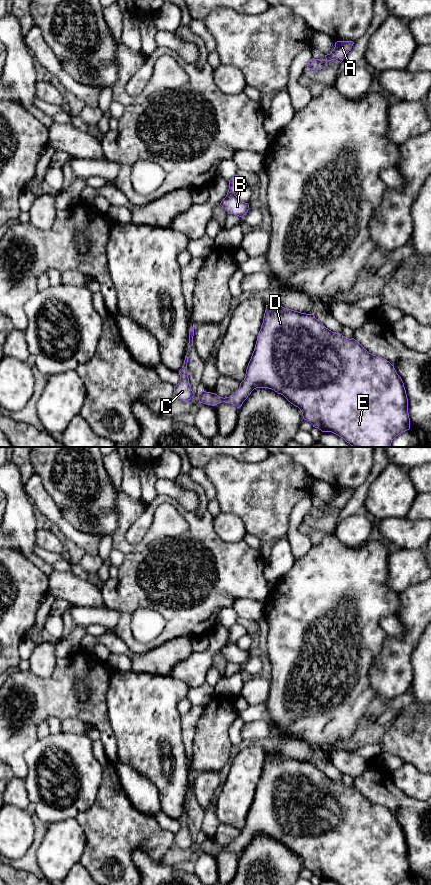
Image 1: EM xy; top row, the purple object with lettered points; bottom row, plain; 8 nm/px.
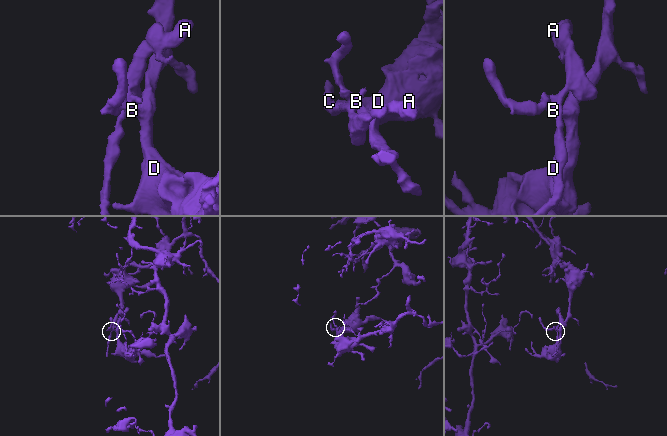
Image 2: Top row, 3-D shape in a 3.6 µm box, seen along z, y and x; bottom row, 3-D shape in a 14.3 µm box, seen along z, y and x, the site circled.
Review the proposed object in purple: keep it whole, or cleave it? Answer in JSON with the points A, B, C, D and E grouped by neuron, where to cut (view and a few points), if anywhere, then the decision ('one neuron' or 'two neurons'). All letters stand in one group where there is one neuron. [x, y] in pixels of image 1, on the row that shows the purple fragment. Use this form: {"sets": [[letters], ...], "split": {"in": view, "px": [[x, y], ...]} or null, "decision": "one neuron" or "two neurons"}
{"sets": [["A", "C"], ["B", "D", "E"]], "split": {"in": "xy", "px": [[227, 194], [235, 196]]}, "decision": "two neurons"}

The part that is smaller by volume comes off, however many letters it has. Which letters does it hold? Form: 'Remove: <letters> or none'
Remove: A, C

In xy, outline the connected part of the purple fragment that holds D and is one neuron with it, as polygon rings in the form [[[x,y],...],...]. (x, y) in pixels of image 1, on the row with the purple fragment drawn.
[[[273,300],[266,305],[263,323],[254,351],[239,389],[229,397],[201,391],[199,403],[215,406],[225,402],[238,409],[256,388],[272,389],[298,407],[304,420],[322,432],[332,432],[352,447],[392,447],[392,440],[410,429],[408,398],[404,383],[394,366],[386,359],[369,353],[357,340],[332,332],[314,314],[284,308]]]

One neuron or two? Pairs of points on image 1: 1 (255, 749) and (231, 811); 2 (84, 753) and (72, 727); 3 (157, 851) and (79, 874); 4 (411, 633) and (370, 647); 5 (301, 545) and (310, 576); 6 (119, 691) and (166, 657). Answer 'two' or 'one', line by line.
1: one
2: two
3: two
4: two
5: two
6: two

